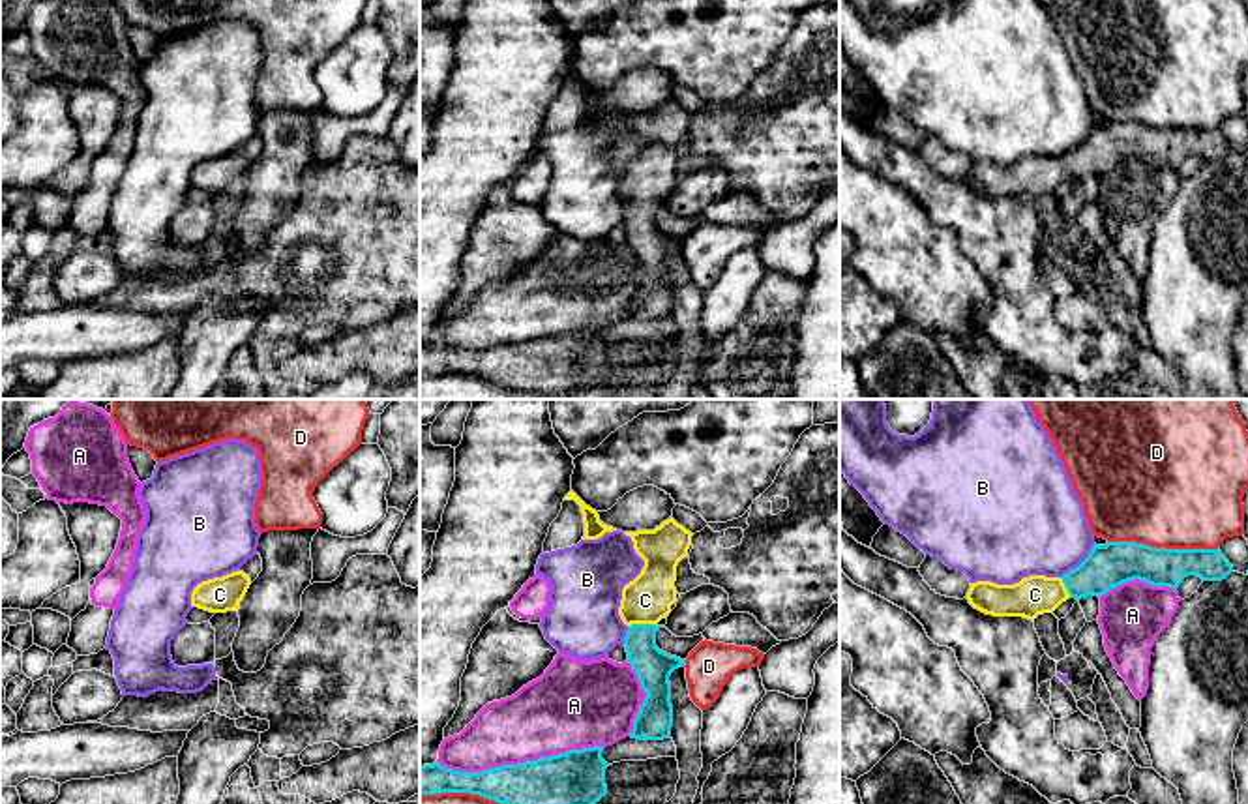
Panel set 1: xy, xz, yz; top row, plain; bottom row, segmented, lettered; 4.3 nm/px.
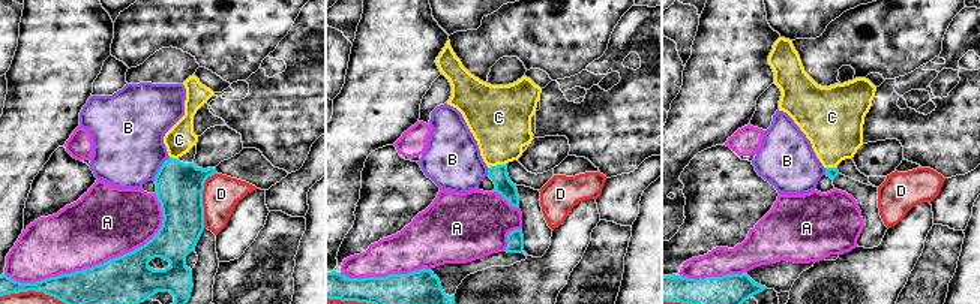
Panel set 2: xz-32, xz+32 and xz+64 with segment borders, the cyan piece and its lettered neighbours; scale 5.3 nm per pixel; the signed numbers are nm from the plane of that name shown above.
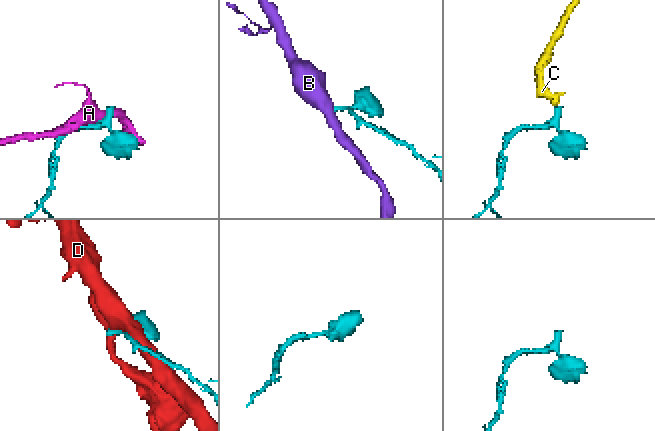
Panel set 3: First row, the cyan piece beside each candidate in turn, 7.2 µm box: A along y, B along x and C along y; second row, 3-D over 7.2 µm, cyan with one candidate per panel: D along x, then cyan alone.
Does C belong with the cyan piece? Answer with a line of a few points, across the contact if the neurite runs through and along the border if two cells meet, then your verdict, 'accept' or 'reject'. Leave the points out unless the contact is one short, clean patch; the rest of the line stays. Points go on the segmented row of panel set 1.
line xz (653, 666), (641, 651), (641, 625), (645, 600); accept

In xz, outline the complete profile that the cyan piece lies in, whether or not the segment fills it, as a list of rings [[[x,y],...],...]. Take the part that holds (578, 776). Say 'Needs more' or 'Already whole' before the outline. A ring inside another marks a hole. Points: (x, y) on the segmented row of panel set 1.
Already whole. [[[605,746],[570,750],[519,765],[459,772],[420,765],[420,795],[470,793],[498,804],[596,804],[607,795]]]

